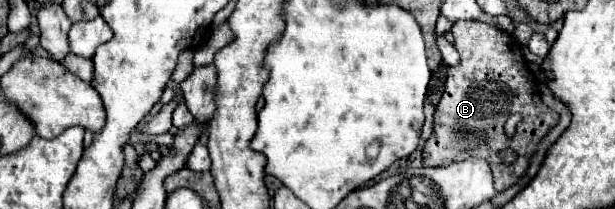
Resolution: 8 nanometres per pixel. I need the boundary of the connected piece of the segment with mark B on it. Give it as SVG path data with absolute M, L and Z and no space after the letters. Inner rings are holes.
M471 19L453 23L451 33L461 61L447 71L445 91L435 111L435 129L423 147L423 165L437 167L465 157L481 157L491 165L495 189L505 191L525 175L537 145L551 127L557 125L559 113L541 101L537 79L531 69L527 69L529 65L511 33ZM513 113L519 113L521 121L517 123L515 135L509 139L503 127ZM505 147L517 153L513 165L505 165L497 157L497 151Z

